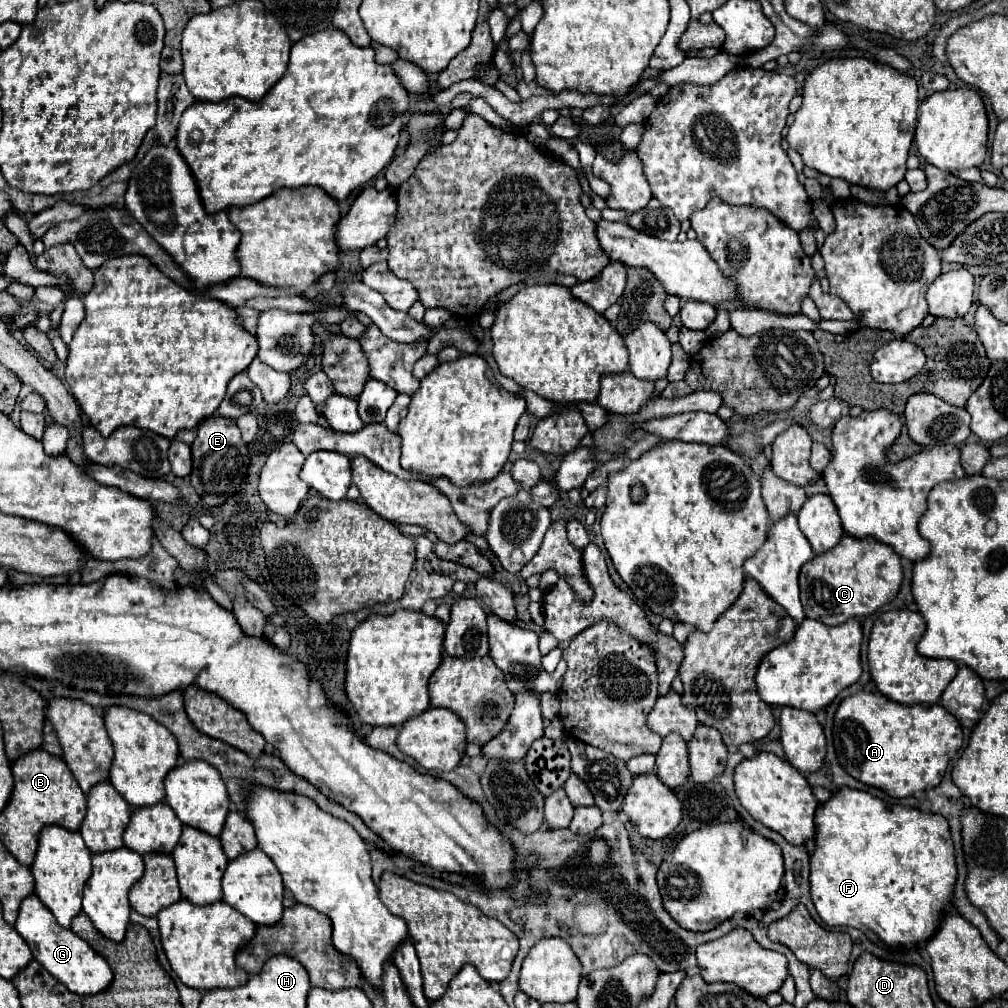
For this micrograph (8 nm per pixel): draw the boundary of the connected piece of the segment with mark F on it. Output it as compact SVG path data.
M839 788L839 792L835 790L827 802L819 804L819 808L815 812L815 850L809 858L809 866L811 866L811 876L809 876L811 900L817 908L817 914L821 916L821 920L827 926L853 926L853 928L863 930L865 936L871 940L881 940L889 946L905 946L905 948L925 942L927 936L931 936L937 930L939 918L941 918L945 906L951 904L951 892L953 892L953 884L955 884L955 876L957 876L949 824L941 814L931 814L931 812L923 812L919 808L907 808L907 806L899 806L899 804L887 806L881 798L877 798L869 792L863 792L863 790L855 790L855 788Z

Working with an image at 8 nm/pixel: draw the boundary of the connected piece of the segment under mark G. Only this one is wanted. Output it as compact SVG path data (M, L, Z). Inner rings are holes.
M29 894L23 898L19 906L19 914L15 920L15 930L23 936L23 940L29 944L33 958L61 984L65 984L75 994L95 994L101 992L109 982L113 980L113 972L85 940L75 936L69 928L63 928L57 924L57 920L51 916L51 910L47 910L41 900L35 894Z

